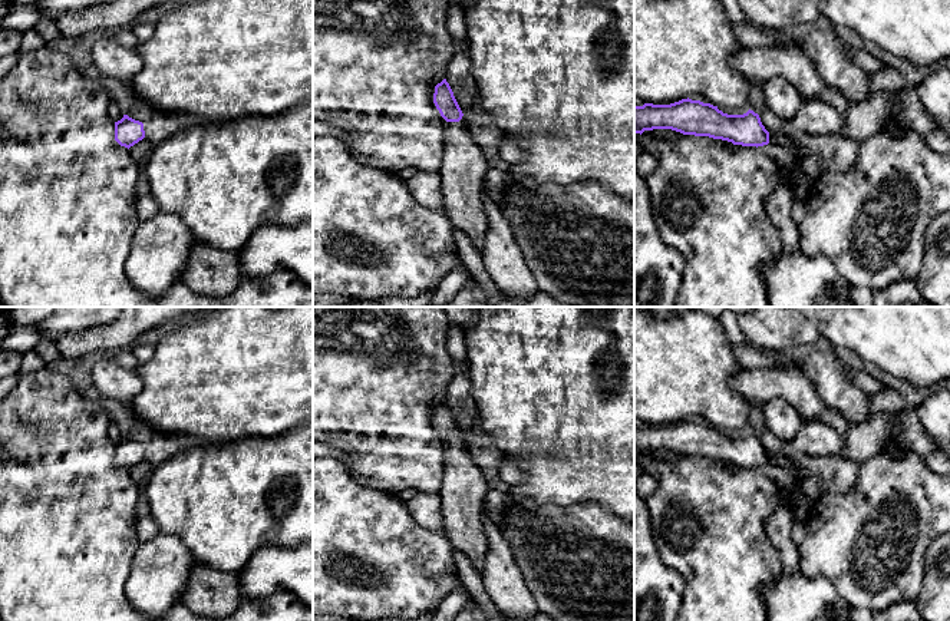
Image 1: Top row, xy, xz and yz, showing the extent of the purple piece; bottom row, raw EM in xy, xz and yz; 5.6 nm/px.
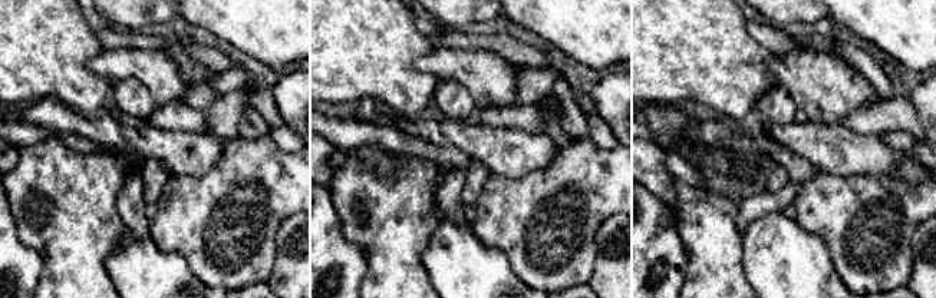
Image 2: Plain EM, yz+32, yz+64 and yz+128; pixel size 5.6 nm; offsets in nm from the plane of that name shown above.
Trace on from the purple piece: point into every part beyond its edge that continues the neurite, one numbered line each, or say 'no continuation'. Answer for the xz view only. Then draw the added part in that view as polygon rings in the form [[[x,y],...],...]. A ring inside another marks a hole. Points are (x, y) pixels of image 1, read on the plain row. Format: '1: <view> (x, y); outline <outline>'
1: xz (464, 489); outline [[[448,443],[442,480],[441,513],[452,546],[462,552],[481,574],[486,554],[484,531],[488,483],[468,446]]]

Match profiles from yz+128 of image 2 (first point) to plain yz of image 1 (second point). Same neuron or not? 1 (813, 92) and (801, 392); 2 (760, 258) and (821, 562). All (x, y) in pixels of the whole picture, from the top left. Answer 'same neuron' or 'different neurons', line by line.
1: same neuron
2: different neurons

